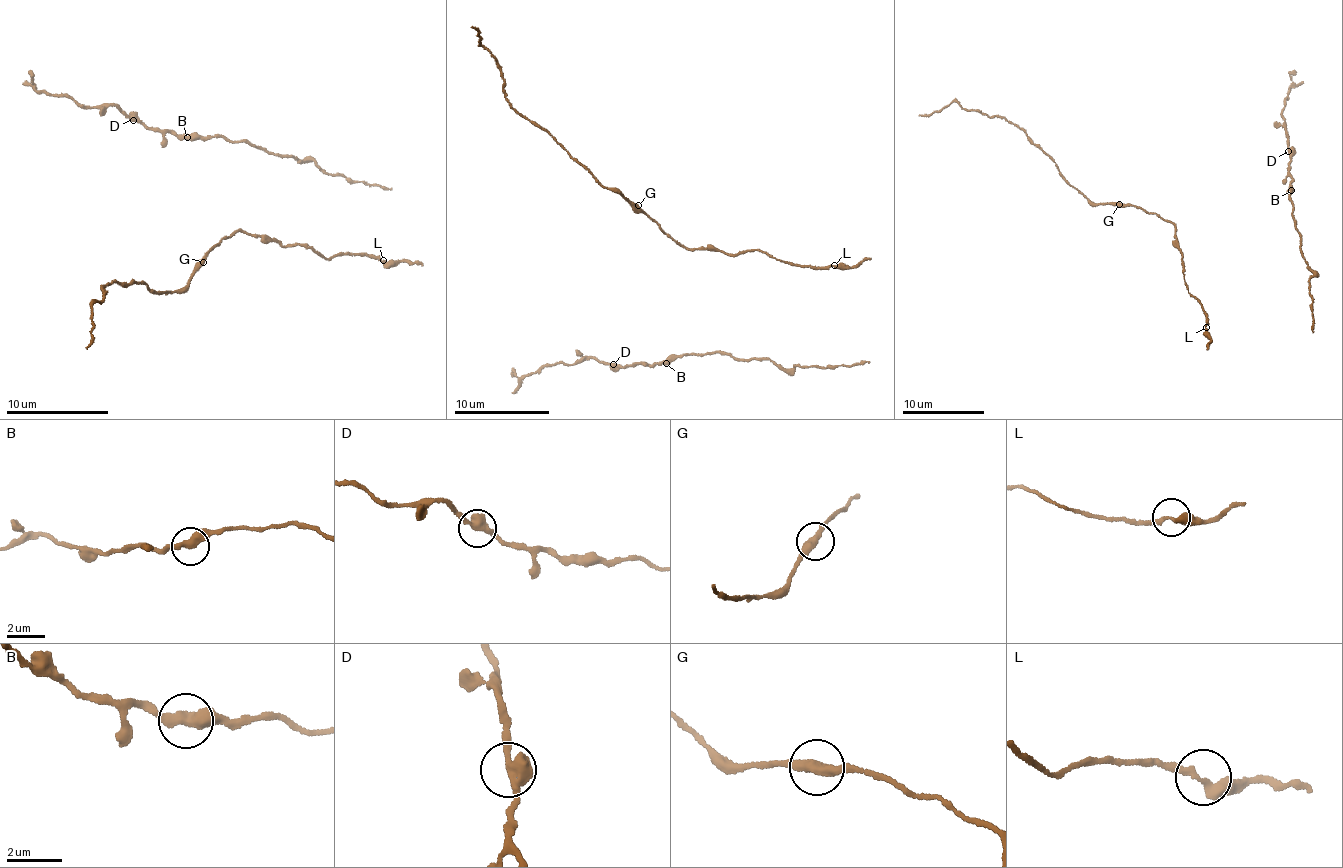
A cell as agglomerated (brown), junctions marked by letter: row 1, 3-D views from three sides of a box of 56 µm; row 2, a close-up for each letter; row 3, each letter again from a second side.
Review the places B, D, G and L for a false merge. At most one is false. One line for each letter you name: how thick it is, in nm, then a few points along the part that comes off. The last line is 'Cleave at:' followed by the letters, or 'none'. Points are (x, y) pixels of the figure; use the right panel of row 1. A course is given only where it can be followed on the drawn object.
Cleave at: none

